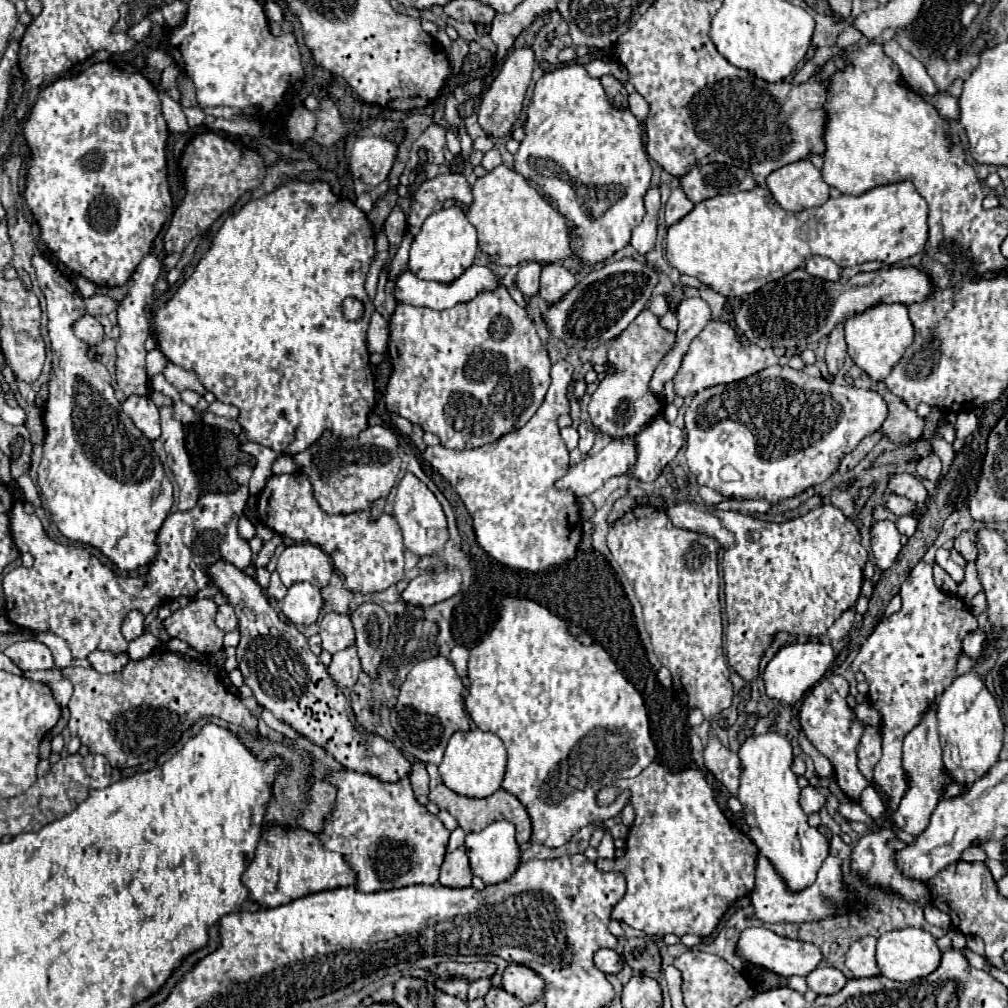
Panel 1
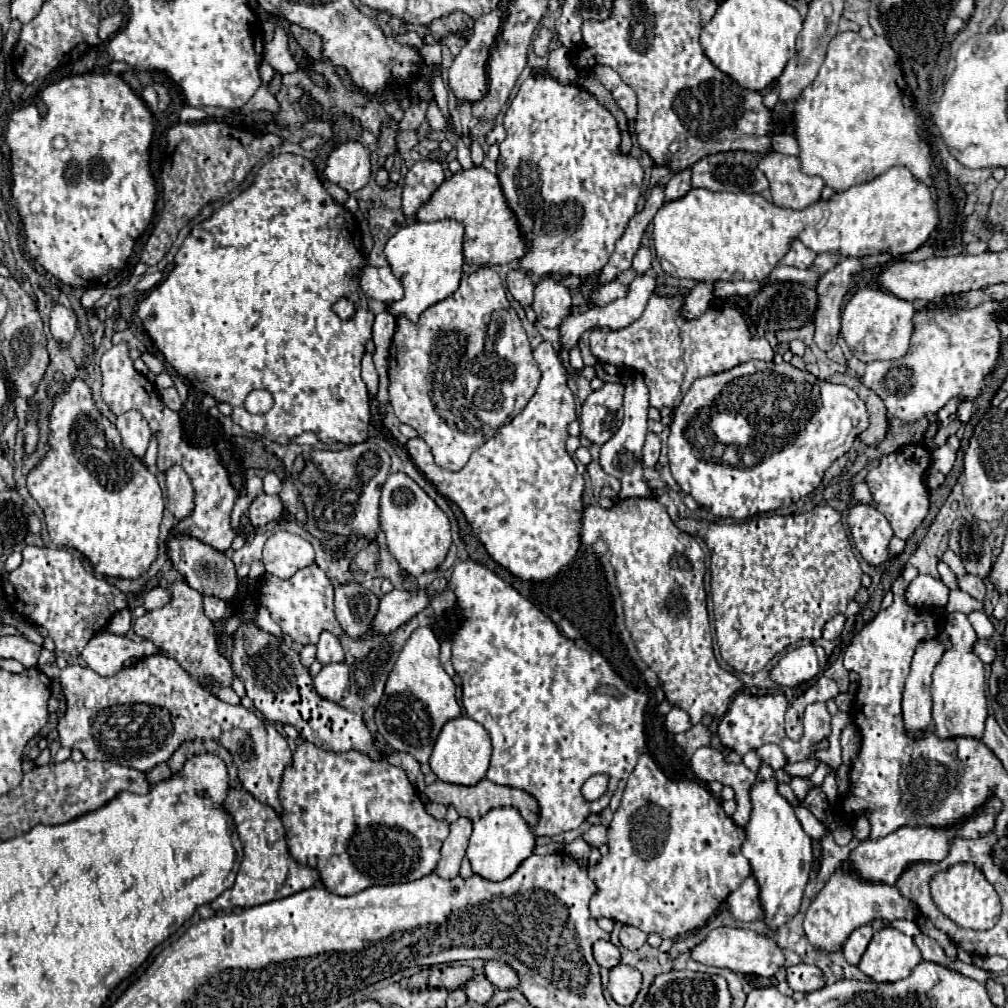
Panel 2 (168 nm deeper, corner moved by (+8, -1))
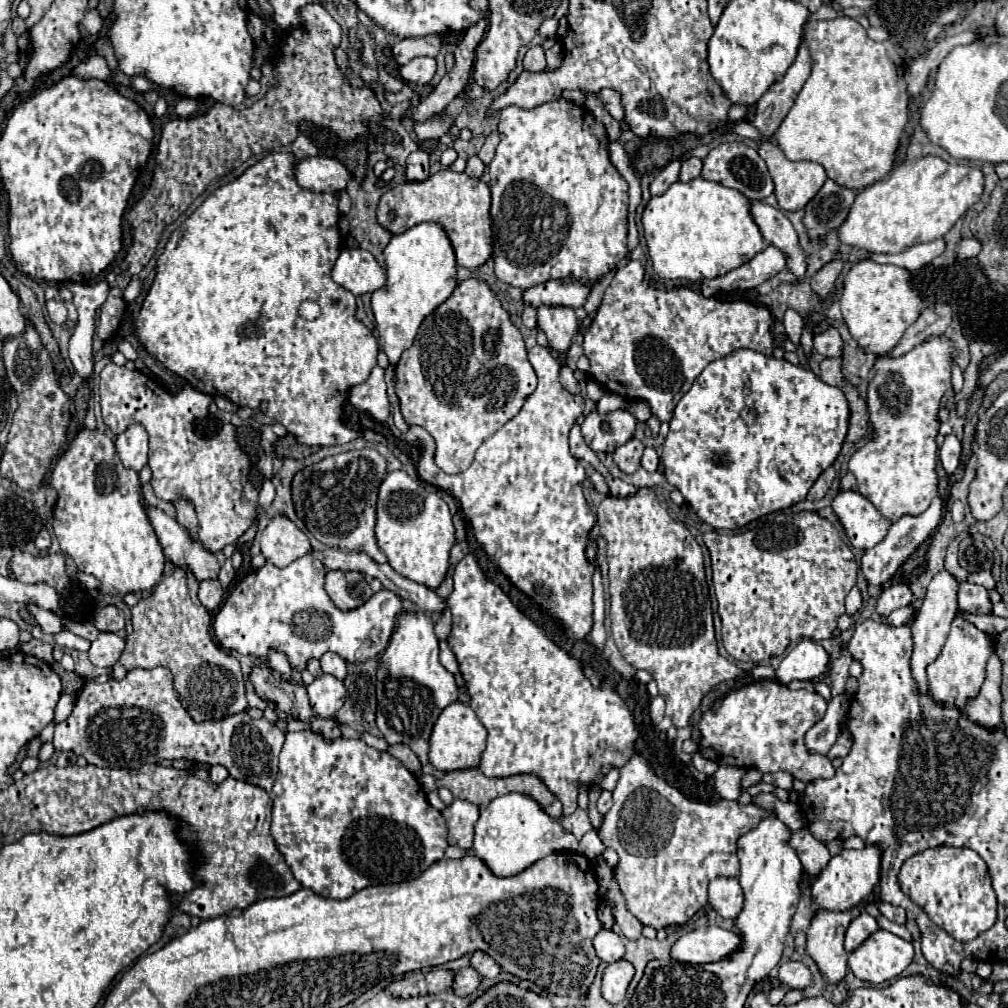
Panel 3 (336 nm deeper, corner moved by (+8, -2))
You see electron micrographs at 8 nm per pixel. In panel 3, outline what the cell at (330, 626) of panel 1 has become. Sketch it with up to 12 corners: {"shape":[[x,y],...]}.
{"shape":[[335,652],[321,656],[325,674],[343,680],[347,674],[345,660]]}

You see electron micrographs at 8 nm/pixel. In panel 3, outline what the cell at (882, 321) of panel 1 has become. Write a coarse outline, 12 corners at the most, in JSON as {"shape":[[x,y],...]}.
{"shape":[[857,262],[843,320],[865,354],[889,354],[923,310],[911,274]]}

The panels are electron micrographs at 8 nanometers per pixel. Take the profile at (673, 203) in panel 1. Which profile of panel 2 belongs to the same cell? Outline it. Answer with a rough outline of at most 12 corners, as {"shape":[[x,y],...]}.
{"shape":[[691,167],[677,171],[665,187],[667,201],[691,189]]}

